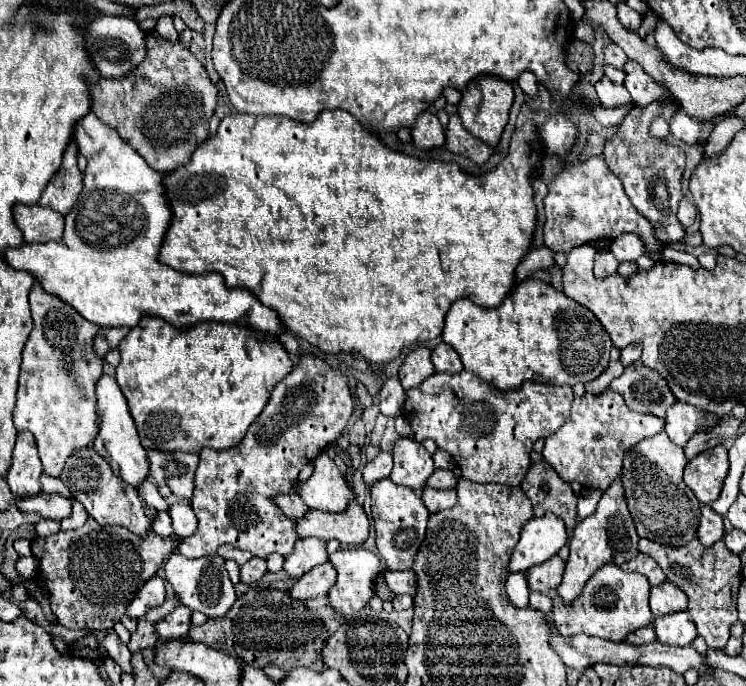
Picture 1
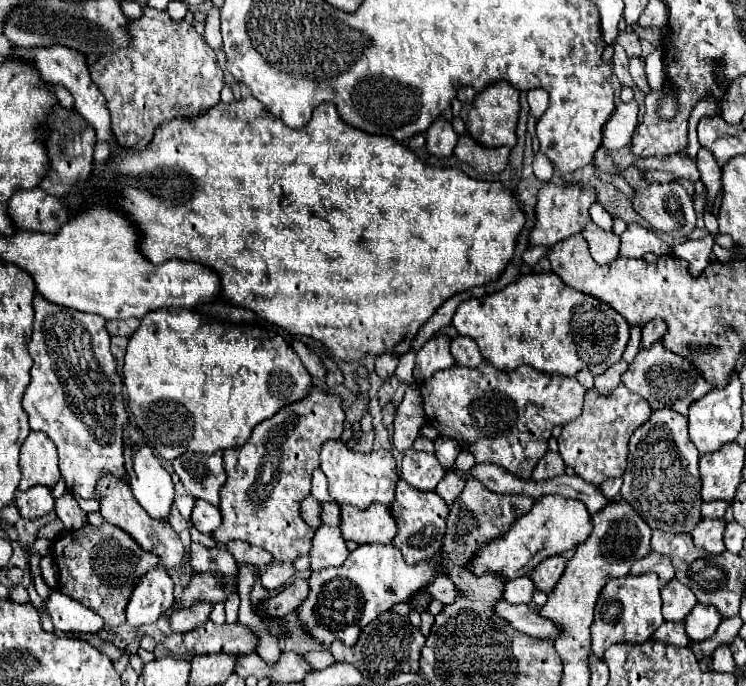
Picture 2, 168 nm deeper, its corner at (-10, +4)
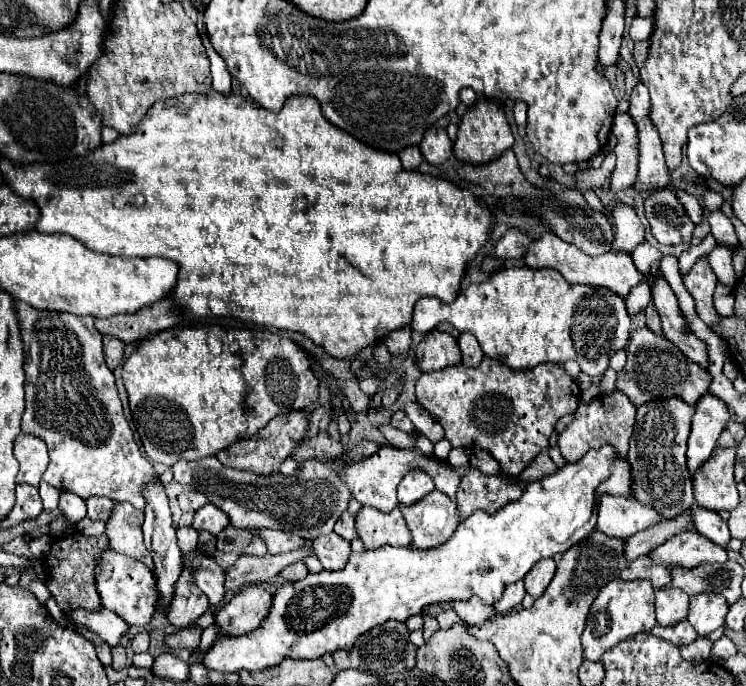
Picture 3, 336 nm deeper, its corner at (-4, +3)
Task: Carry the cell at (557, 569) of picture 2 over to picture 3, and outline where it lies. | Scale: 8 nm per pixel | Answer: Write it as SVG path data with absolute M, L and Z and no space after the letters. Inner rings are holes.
M540 559L540 563L536 563L532 567L532 571L528 571L528 575L524 577L526 593L532 595L534 599L538 599L550 585L550 581L554 579L554 573L556 573L554 559Z

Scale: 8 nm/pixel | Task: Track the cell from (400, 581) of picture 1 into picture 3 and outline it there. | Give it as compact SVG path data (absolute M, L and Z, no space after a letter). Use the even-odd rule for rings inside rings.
M482 599L456 601L456 603L450 603L450 607L458 613L460 619L472 625L484 623L484 619L492 619L492 615L496 615L496 609L492 605L486 605Z

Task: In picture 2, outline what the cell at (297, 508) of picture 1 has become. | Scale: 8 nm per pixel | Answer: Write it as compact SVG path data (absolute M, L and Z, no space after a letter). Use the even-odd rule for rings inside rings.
M324 502L324 510L322 510L322 522L326 526L338 526L340 524L340 506Z

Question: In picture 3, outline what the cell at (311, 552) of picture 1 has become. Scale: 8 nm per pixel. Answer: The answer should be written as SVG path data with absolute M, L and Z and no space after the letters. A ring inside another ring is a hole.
M334 531L328 535L320 535L320 539L314 539L310 543L314 555L320 559L322 567L332 571L332 569L342 569L348 561L350 551L350 543L346 539L340 539L340 535L336 535Z

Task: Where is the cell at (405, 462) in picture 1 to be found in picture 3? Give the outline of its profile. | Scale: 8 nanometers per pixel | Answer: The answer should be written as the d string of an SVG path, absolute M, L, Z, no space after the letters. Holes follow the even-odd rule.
M412 469L402 477L398 485L398 501L404 505L420 501L424 495L434 491L434 481L424 469Z

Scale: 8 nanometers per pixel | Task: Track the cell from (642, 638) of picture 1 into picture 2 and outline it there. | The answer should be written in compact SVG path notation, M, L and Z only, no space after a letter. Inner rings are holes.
M664 622L652 638L658 638L660 642L666 642L666 644L672 644L672 646L688 646L690 644L690 638L684 630L684 622Z

